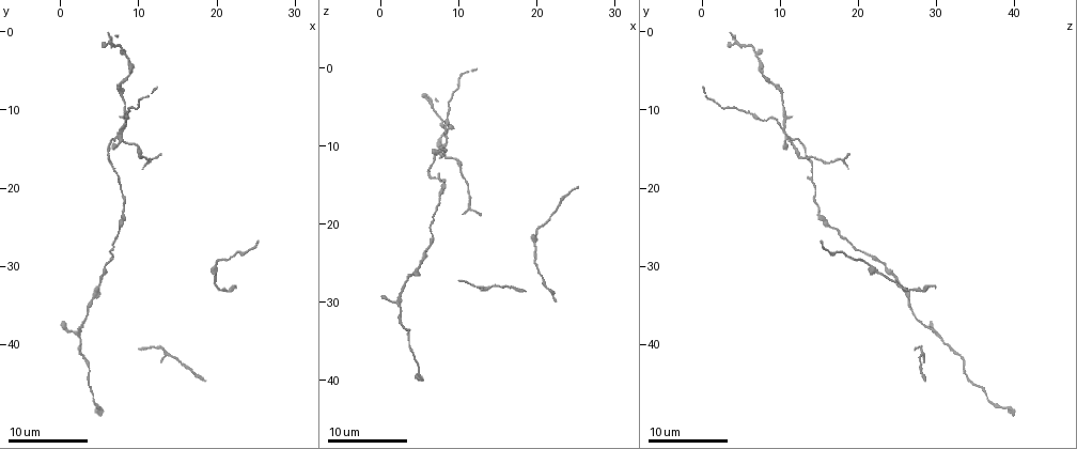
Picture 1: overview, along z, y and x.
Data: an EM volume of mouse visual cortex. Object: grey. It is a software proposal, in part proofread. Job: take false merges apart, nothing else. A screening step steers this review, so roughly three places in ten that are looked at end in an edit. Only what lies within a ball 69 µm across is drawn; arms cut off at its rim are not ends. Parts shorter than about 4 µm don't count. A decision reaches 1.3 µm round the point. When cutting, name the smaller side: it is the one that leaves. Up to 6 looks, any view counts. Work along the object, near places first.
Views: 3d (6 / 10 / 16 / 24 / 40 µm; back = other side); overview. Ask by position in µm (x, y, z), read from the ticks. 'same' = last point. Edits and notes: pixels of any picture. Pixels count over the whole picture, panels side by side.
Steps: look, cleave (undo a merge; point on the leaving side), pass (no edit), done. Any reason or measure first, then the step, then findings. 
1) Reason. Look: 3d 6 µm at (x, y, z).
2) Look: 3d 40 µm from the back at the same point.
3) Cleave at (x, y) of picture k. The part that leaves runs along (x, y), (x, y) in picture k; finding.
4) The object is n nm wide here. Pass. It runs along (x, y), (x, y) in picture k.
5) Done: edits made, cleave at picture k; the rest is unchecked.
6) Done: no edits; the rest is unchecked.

Look: 3d 10 µm at (8.0, 13.5, 11.0).

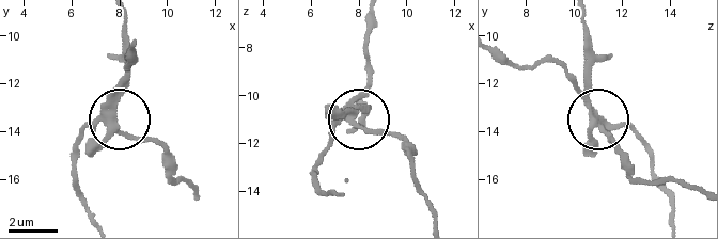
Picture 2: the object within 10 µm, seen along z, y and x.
Cleave at (89, 144) of picture 2. Two neurons meet here.

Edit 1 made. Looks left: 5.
Calibre changes. Look: 3d 10 µm at (20.0, 29.5, 21.0).

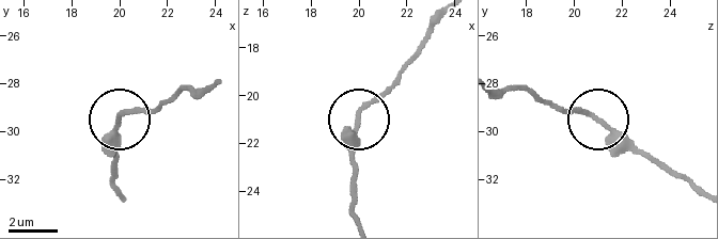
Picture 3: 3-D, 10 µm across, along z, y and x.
Pass. All the same neuron.

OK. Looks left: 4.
Thick turns thin. Look: 3d 16 µm at (4.5, 32.5, 26.0).

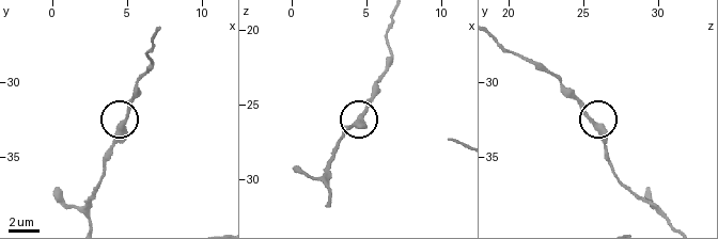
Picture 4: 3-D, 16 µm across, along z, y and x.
From behind. Look: 3d 16 µm from the back at (4.6, 33.0, 25.8).

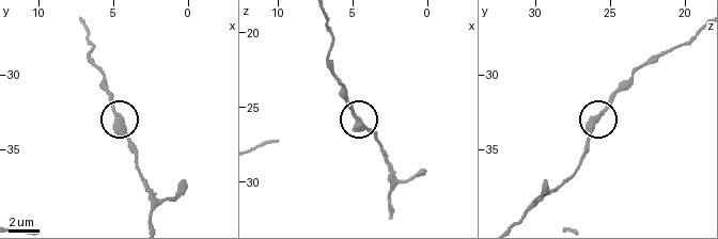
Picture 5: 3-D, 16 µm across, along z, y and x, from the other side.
Cleave at (131, 153) of picture 5. The part that leaves runs along (125, 132), (147, 192), (152, 219) in picture 5; a second neuron is stuck on.

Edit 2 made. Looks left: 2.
Done: edits made, cleave at picture 2, cleave at picture 5; the rest is unchecked.

